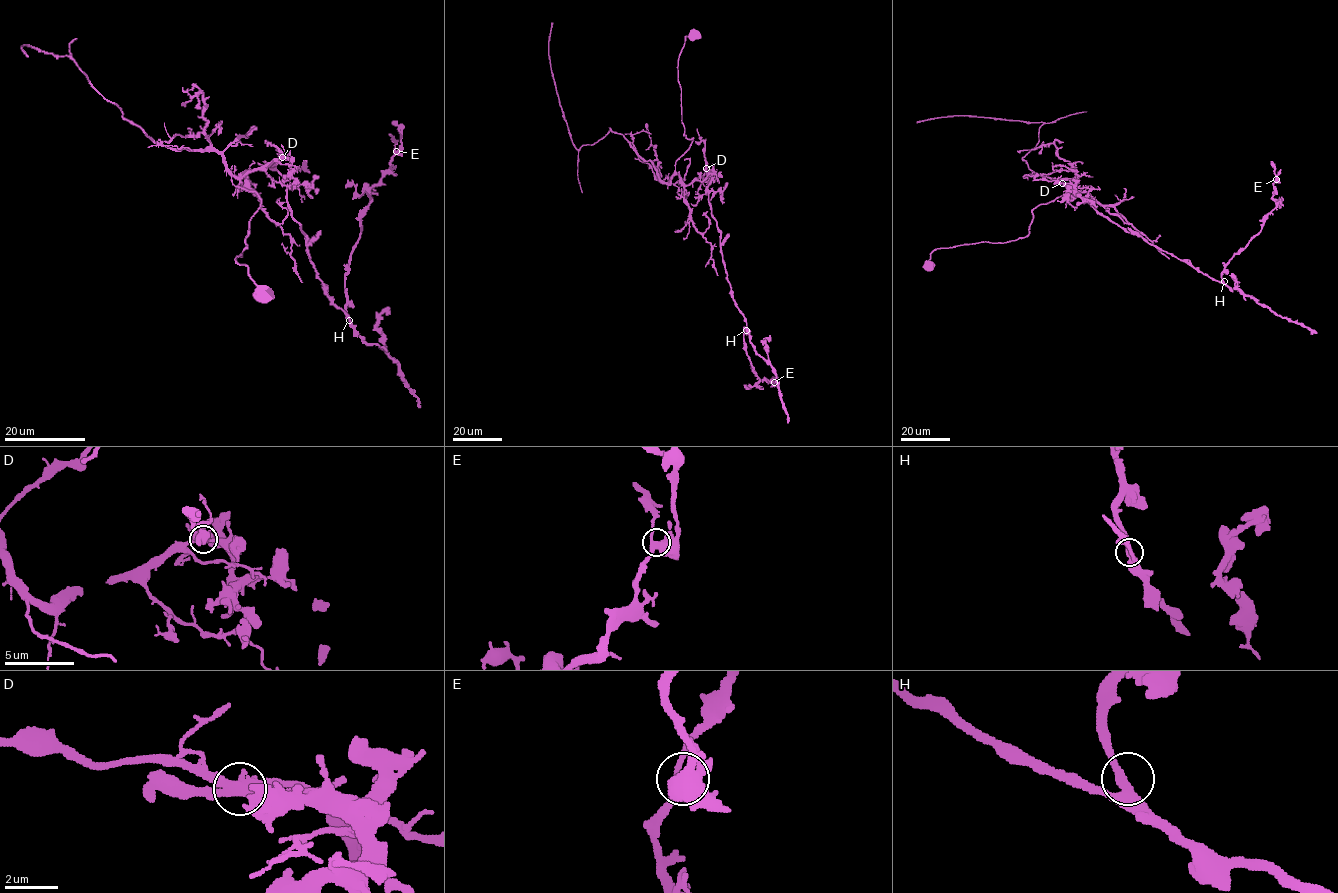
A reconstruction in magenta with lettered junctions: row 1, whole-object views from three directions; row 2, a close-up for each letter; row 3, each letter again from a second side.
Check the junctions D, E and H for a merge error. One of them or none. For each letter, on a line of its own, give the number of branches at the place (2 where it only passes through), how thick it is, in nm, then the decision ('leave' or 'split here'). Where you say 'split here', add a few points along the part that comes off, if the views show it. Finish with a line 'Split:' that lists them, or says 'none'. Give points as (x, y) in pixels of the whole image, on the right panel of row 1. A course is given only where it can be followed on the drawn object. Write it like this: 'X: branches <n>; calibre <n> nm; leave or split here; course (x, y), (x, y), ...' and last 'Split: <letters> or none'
D: branches 3; calibre 400 nm; split here; course (1062, 183), (1127, 230), (1222, 282), (1224, 266), (1260, 232), (1276, 206), (1271, 161)
E: branches 3; calibre 400 nm; leave
H: branches 3; calibre 320 nm; leave
Split: D

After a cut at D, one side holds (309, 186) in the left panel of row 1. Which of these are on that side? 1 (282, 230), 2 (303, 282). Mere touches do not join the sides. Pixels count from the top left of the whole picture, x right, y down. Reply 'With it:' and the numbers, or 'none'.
With it: none

